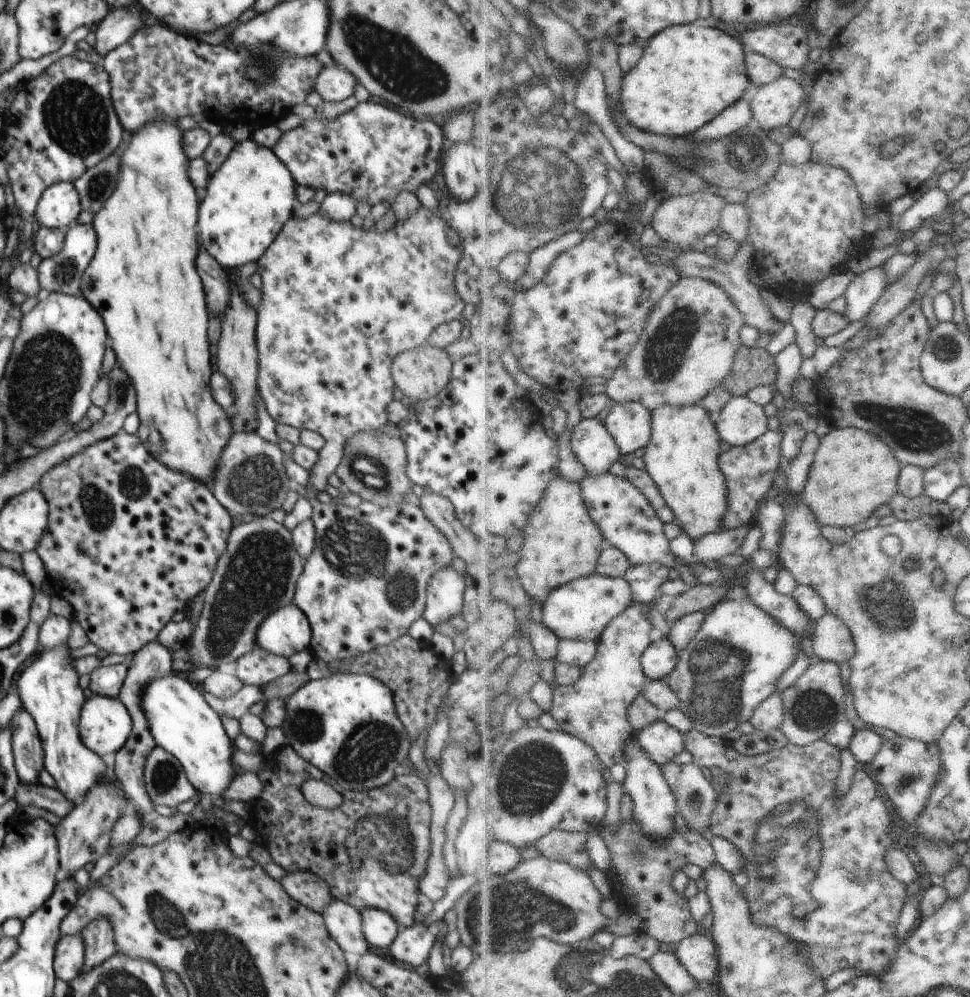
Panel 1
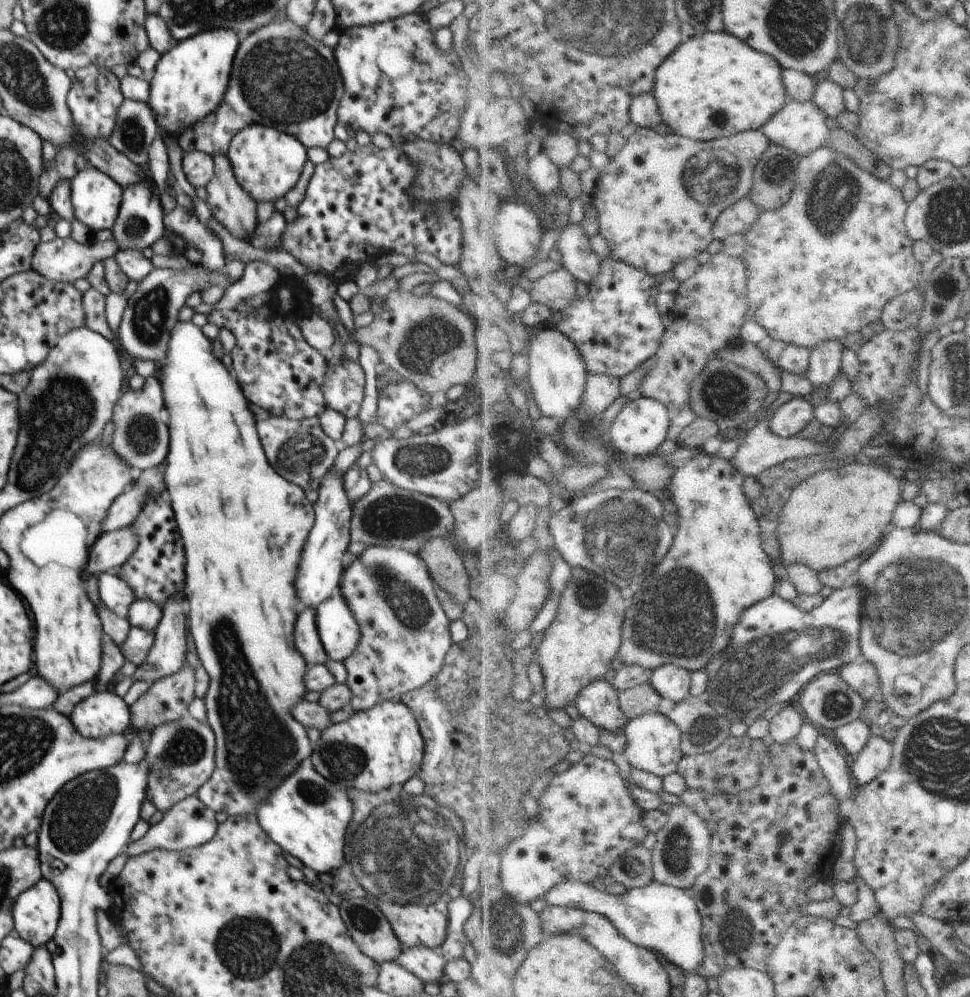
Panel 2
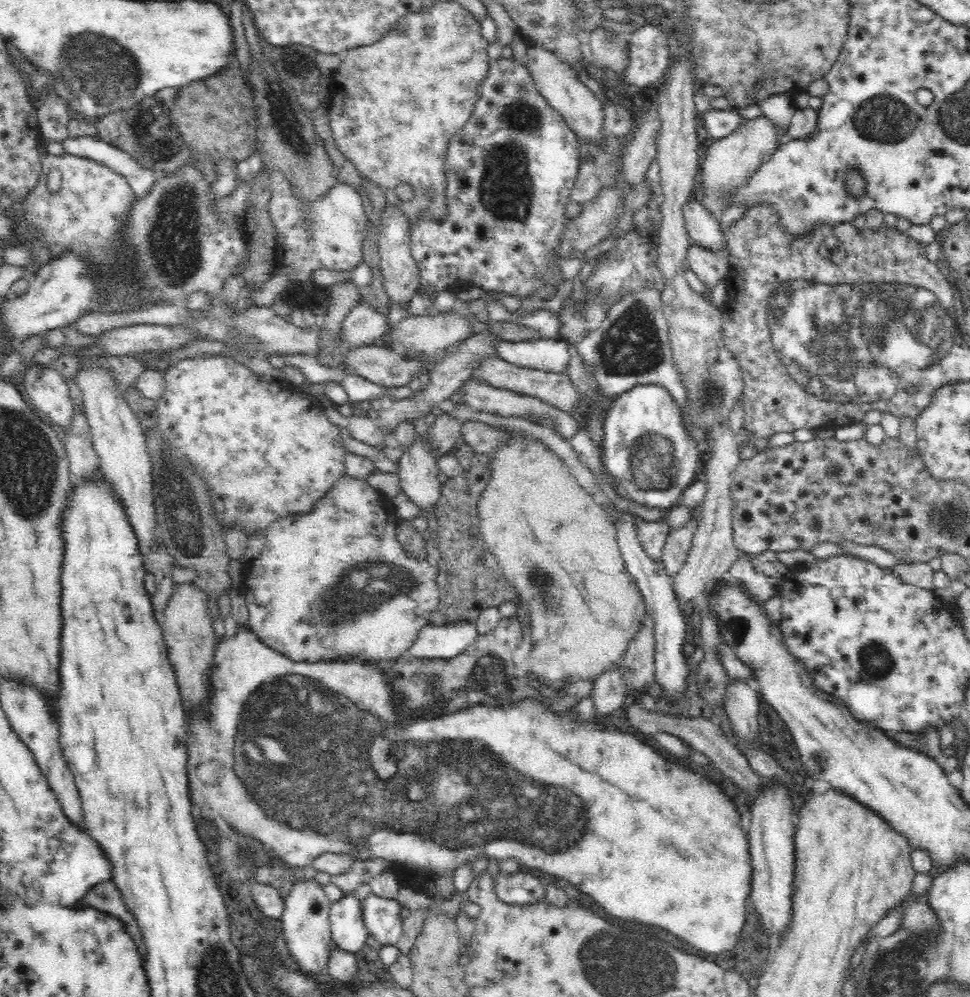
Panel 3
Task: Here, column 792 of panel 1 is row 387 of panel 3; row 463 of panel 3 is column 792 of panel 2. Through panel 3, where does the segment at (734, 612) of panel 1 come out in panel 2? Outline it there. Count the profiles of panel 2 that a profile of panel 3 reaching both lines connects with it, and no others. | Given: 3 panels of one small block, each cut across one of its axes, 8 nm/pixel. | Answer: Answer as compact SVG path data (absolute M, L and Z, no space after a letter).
M857 579L840 590L828 592L824 604L814 612L804 612L794 601L778 594L759 602L744 612L744 618L736 626L732 646L708 666L709 685L703 696L730 722L748 722L750 726L776 704L790 704L800 699L811 682L824 673L839 672L846 664L864 658L861 633L866 604L868 590Z

